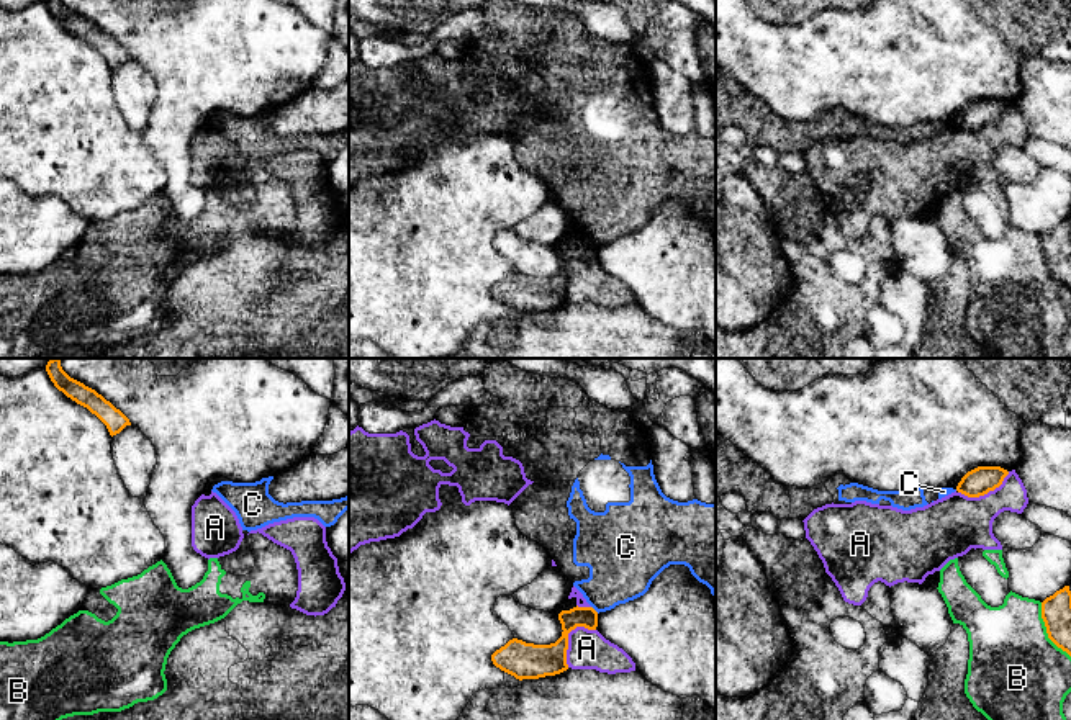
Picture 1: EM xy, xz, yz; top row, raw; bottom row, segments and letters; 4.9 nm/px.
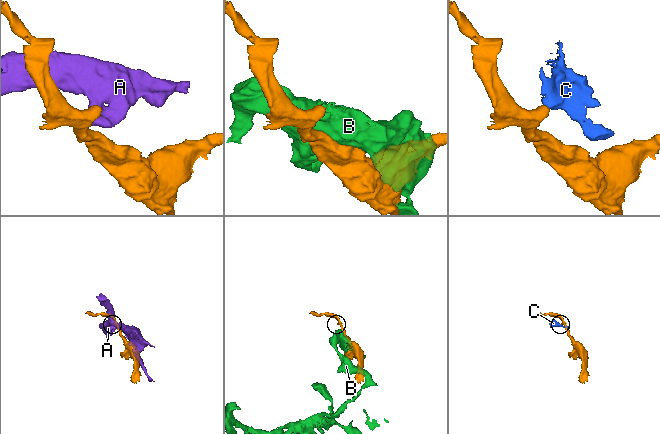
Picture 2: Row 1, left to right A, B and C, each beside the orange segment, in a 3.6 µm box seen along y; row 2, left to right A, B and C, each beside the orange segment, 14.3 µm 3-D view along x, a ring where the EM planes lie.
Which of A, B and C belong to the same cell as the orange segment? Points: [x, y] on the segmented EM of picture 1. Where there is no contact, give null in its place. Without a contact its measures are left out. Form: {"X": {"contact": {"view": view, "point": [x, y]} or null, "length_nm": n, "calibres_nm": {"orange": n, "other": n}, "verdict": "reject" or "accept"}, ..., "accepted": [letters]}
{"A": {"contact": {"view": "xz", "point": [567, 637]}, "length_nm": 240, "calibres_nm": {"orange": 180, "other": 190}, "verdict": "reject"}, "B": {"contact": {"view": "yz", "point": [1047, 630]}, "length_nm": 300, "calibres_nm": {"orange": 140, "other": 460}, "verdict": "reject"}, "C": {"contact": {"view": "xz", "point": [593, 609]}, "length_nm": 50, "calibres_nm": {"orange": 100, "other": 320}, "verdict": "reject"}, "accepted": []}

